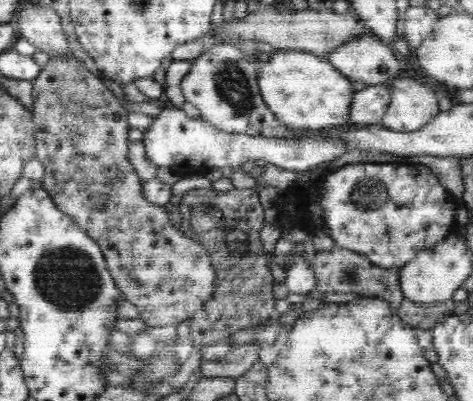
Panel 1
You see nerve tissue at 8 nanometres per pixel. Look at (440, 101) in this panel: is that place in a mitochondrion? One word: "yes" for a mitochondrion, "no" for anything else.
no

